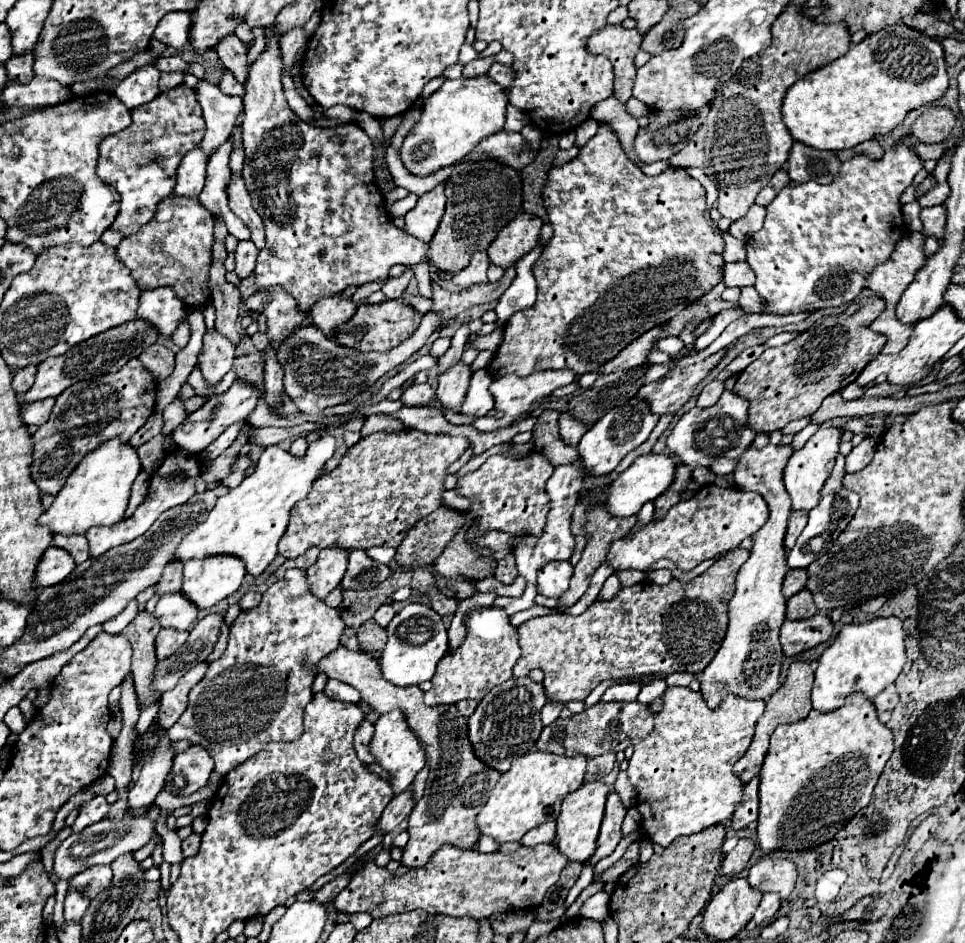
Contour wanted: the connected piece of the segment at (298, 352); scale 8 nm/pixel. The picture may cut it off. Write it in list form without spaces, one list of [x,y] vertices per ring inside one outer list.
[[[434,311],[424,313],[418,329],[408,339],[404,339],[404,343],[400,343],[398,347],[386,353],[364,353],[358,349],[340,347],[334,339],[328,339],[314,325],[300,327],[296,333],[292,333],[292,337],[284,339],[284,345],[276,349],[276,357],[284,371],[284,391],[302,413],[310,413],[310,415],[314,415],[316,407],[318,407],[316,413],[320,413],[324,407],[344,403],[358,391],[370,387],[378,377],[394,369],[402,361],[406,361],[412,353],[416,353],[426,343],[426,339],[434,333],[440,319],[442,319],[440,313]]]

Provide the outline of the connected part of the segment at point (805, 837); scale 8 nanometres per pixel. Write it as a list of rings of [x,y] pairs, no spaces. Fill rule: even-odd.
[[[852,693],[846,703],[832,713],[810,711],[808,717],[796,723],[778,725],[770,737],[770,749],[760,771],[760,815],[756,829],[760,849],[764,853],[776,849],[802,851],[830,841],[848,823],[848,819],[852,819],[862,807],[870,803],[872,789],[886,761],[890,759],[892,749],[892,731],[878,721],[878,713],[872,701],[862,693]]]

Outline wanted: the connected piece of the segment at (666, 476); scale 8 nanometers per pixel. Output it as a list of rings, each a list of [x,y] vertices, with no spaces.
[[[654,453],[640,455],[608,487],[608,497],[606,497],[606,503],[604,503],[606,511],[610,515],[614,515],[614,517],[630,517],[630,515],[636,515],[646,501],[654,501],[660,493],[664,493],[670,487],[672,479],[674,479],[674,467],[676,467],[676,463],[668,455],[654,455]]]

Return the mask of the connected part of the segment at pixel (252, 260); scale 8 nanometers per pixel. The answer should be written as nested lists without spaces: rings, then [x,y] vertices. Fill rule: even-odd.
[[[238,241],[234,255],[236,255],[236,273],[242,279],[248,277],[254,271],[254,265],[256,265],[256,255],[258,255],[256,245],[252,241]]]

